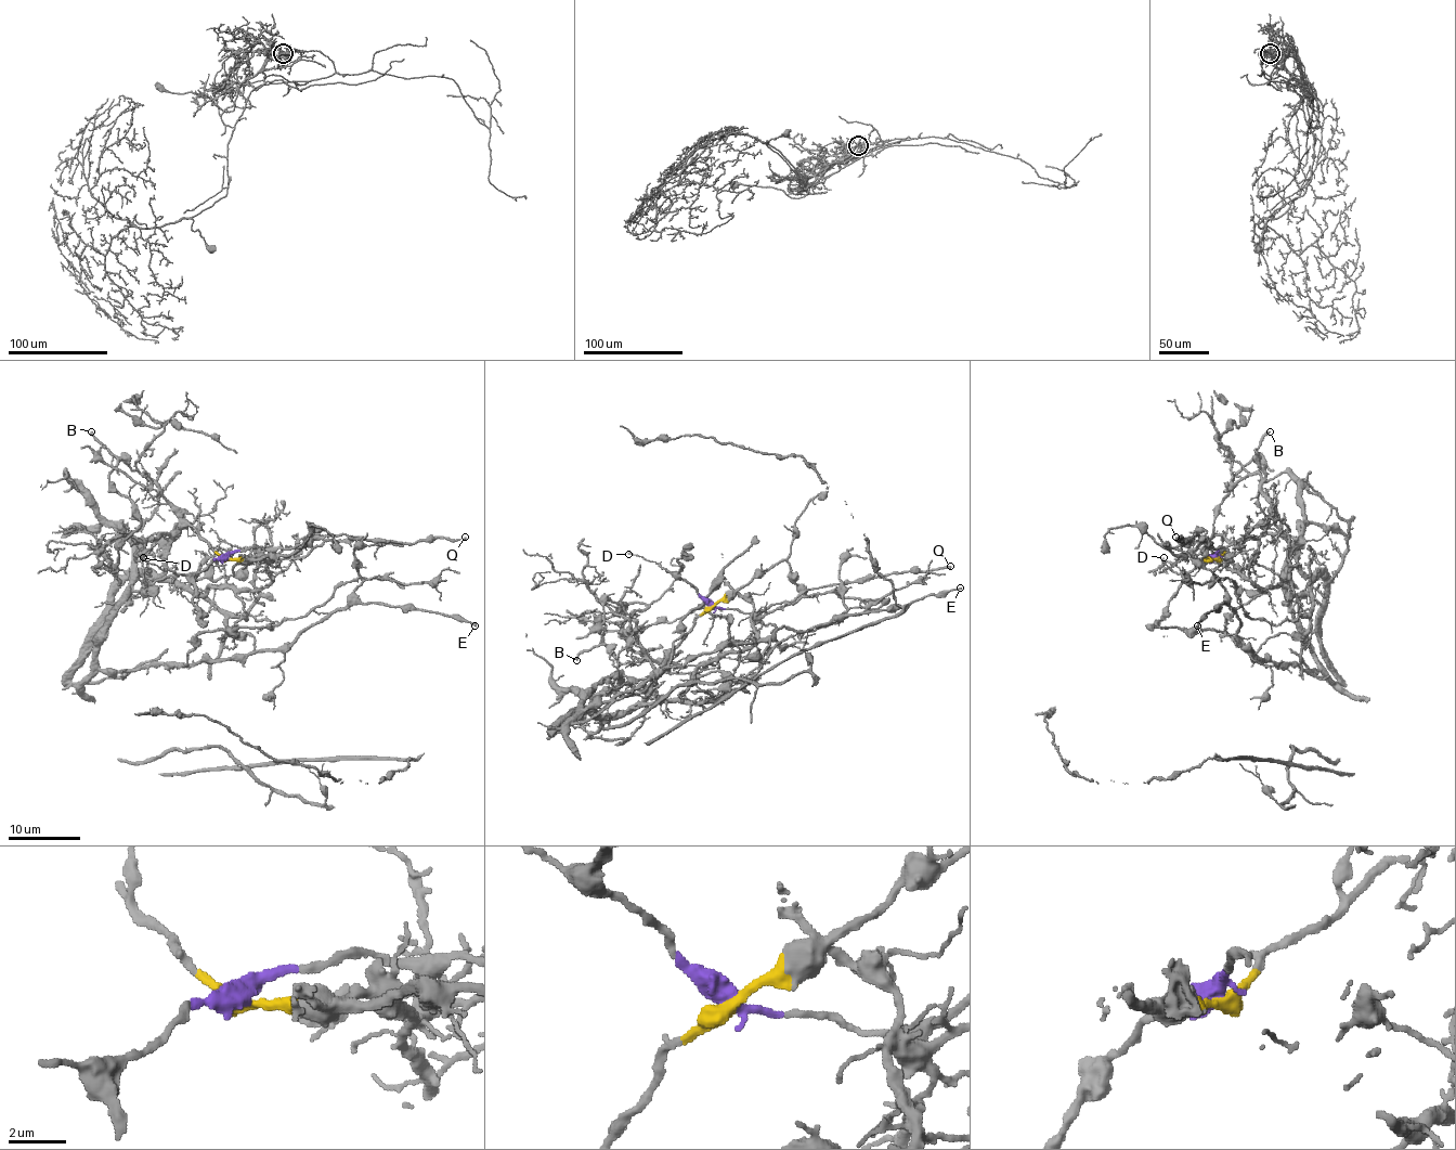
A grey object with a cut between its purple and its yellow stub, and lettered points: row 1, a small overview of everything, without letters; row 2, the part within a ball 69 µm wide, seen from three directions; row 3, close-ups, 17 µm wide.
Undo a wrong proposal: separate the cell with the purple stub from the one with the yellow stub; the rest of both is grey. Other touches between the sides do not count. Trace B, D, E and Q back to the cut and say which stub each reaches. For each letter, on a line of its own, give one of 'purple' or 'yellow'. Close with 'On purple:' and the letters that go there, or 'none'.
B: yellow
D: purple
E: yellow
Q: purple
On purple: D, Q

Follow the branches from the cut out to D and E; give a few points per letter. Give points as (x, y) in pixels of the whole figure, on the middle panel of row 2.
D: (712, 605), (654, 561), (627, 553)
E: (712, 605), (660, 668), (647, 701), (713, 700), (789, 637), (961, 588)

